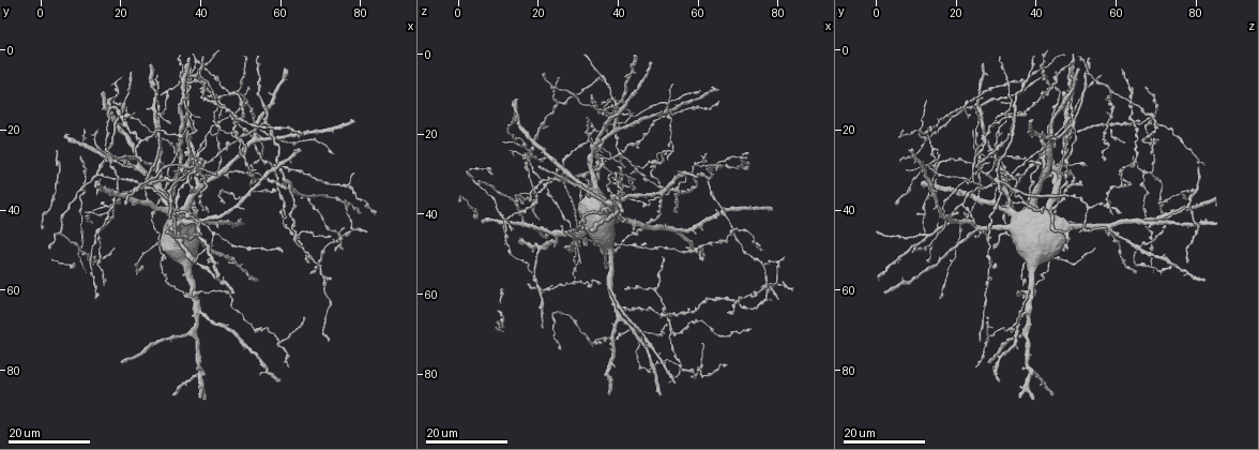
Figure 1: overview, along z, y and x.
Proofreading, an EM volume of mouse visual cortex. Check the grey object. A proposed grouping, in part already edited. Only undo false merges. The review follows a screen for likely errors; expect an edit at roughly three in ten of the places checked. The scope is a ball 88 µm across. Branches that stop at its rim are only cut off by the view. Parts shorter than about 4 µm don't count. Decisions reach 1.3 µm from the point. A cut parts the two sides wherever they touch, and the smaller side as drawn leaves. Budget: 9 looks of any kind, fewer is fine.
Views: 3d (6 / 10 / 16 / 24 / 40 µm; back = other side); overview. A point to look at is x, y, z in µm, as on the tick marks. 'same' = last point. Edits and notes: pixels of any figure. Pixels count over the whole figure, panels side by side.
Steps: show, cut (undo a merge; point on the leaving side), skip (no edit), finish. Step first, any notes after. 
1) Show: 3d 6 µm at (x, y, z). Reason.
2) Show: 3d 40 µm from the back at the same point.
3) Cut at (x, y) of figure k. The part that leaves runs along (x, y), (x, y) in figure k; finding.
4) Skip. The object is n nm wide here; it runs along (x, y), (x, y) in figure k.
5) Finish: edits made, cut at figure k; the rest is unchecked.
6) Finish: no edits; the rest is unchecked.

Show: 3d 16 µm at (15.5, 39.0, 39.0). Three-way junction.

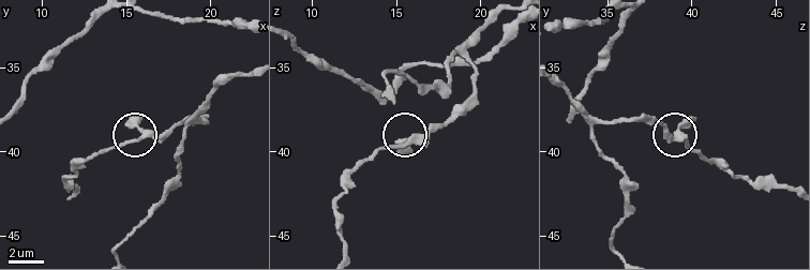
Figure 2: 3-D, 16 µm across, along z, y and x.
Show: 3d 6 µm at (15.7, 39.2, 39.4).

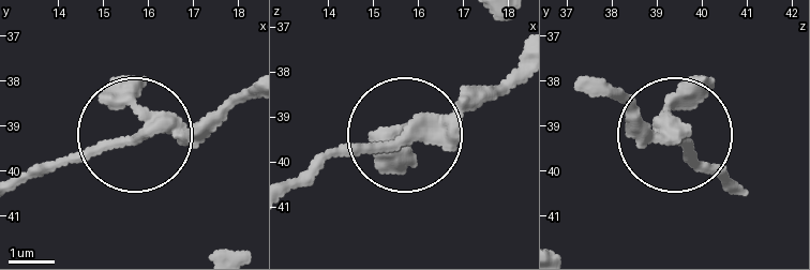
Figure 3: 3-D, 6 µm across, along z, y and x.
Skip. It runs along (515, 61), (447, 115), (313, 161) in figure 3; one cell here.

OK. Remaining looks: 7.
Show: 3d 24 µm at (33.0, 38.5, 21.5). Branch point.

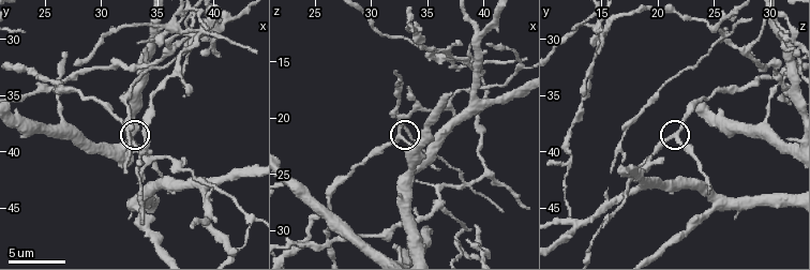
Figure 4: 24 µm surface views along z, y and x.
Show: 3d 10 µm at (32.4, 38.6, 21.0). Zoom in.

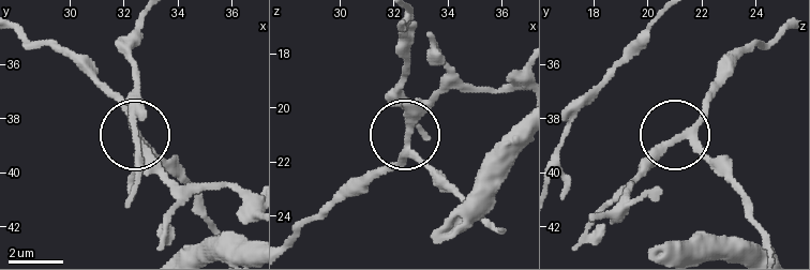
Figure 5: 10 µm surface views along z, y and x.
Skip. The object is 230 nm wide here; it runs along (463, 227), (483, 221), (407, 138), (415, 117), (453, 85) in figure 5; all the same cell.

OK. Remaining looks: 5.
Show: 3d 24 µm at (53.0, 32.0, 24.5). Small branch off a trunk.

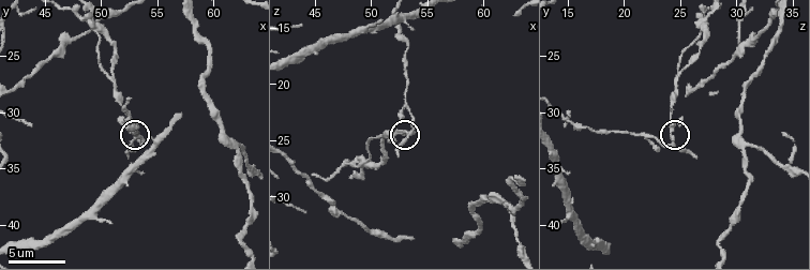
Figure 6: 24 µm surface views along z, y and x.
Show: 3d 10 µm at (53.4, 32.2, 24.4).

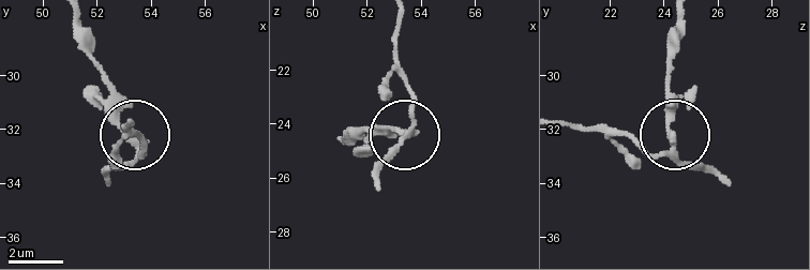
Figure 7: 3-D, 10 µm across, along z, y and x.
Skip. It runs along (683, 21), (669, 71), (676, 135), (655, 153), (630, 141) in figure 7; continuous, no second cell.

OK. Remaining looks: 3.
Show: 3d 16 µm at (38.6, 29.8, 25.8). Four-way junction.

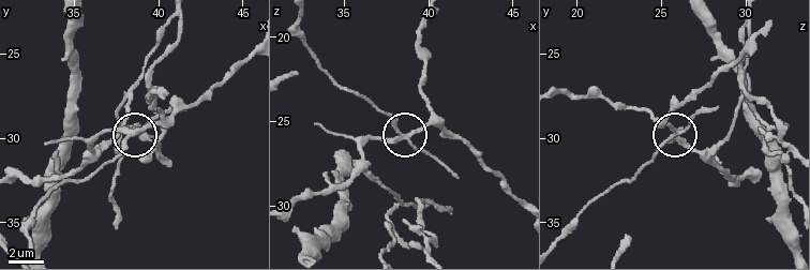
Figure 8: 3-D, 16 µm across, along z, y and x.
Show: 3d 16 µm from the back at (38.5, 29.6, 25.9).

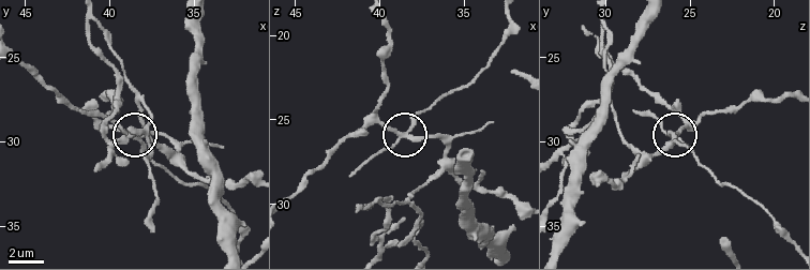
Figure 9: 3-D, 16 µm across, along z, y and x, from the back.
Cut at (416, 118) of figure 9. The object is 240 nm wide here; the part that leaves runs along (403, 134), (423, 110), (484, 66), (508, 19) in figure 9; two cells meet here.

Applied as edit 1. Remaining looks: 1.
Show: 3d 16 µm at (48.6, 21.6, 26.8).

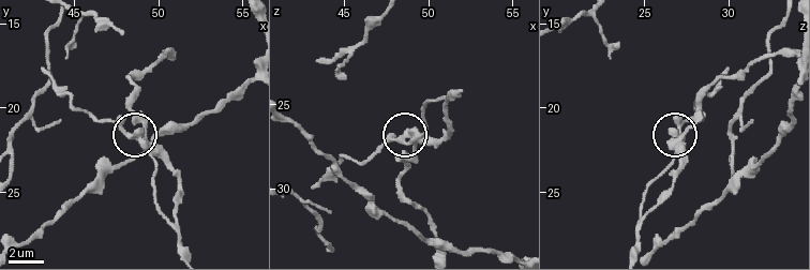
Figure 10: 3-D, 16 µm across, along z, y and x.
Skip. Continuous, no second cell.

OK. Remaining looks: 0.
Finish: edits made, cut at figure 9; the rest is unchecked.

